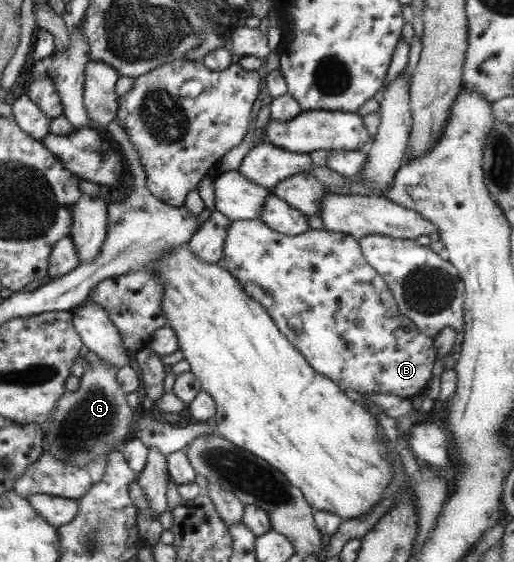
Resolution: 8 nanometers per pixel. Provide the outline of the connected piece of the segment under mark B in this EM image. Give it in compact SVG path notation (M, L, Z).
M260 218L252 220L233 221L227 230L223 244L222 257L225 260L225 269L240 283L245 294L253 301L256 301L273 320L275 327L281 332L281 335L293 344L293 347L304 357L305 362L318 375L331 379L341 392L350 389L360 394L383 394L386 396L398 396L411 399L414 395L424 394L424 388L432 377L431 369L435 361L433 351L433 339L423 335L410 319L401 315L396 308L390 289L385 285L384 279L381 279L377 272L369 267L369 264L363 259L362 251L359 249L358 240L353 239L345 233L327 231L325 229L307 230L299 235L283 235L269 229Z

